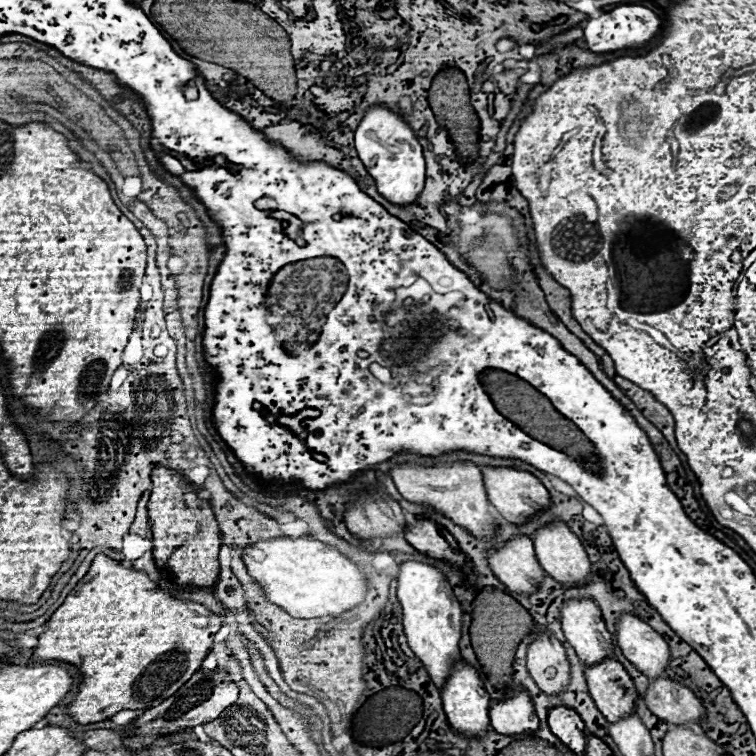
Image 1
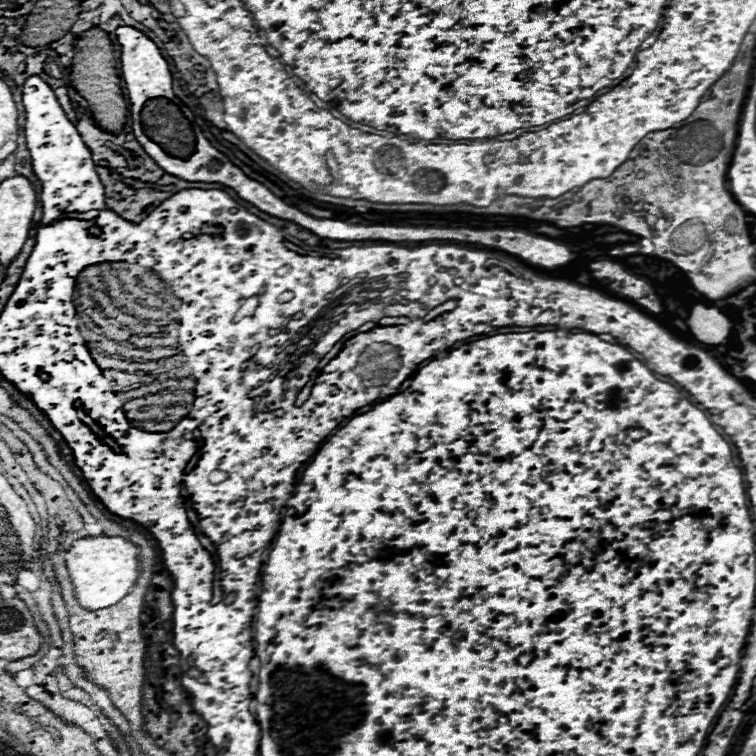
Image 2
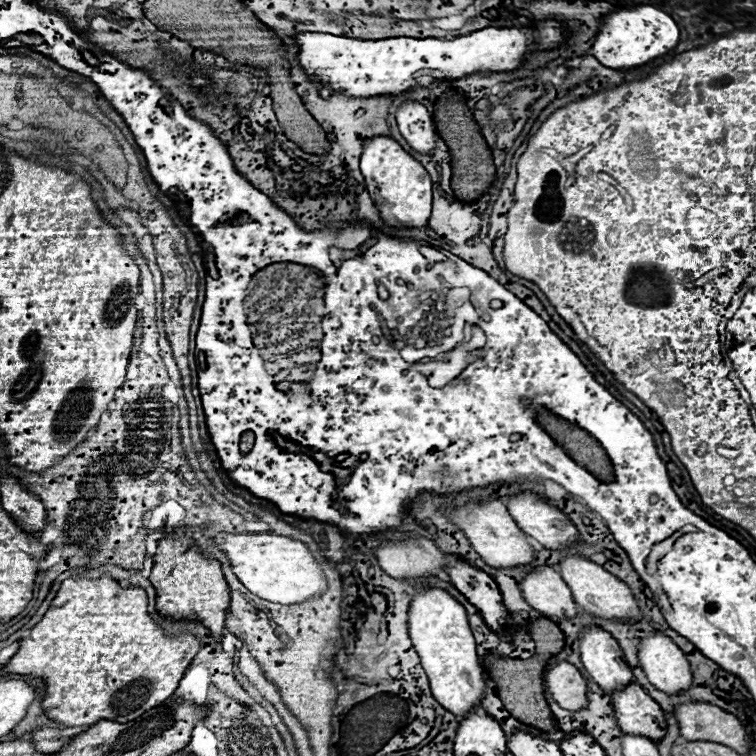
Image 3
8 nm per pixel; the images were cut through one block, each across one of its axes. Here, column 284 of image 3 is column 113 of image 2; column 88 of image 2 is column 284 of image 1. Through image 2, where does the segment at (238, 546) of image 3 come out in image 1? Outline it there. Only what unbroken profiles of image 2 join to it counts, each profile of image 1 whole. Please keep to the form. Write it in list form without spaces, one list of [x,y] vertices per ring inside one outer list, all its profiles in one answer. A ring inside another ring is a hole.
[[[270,538],[248,544],[242,550],[248,574],[262,586],[266,598],[296,618],[336,616],[364,600],[366,580],[360,568],[336,548],[314,538]]]

